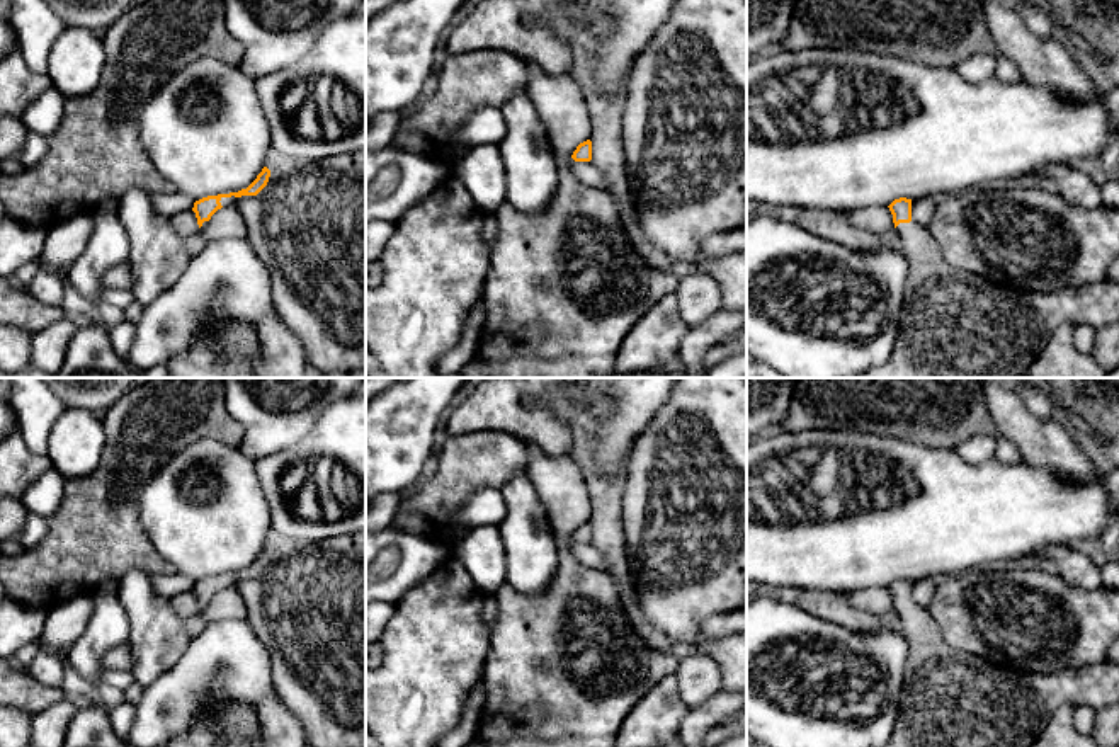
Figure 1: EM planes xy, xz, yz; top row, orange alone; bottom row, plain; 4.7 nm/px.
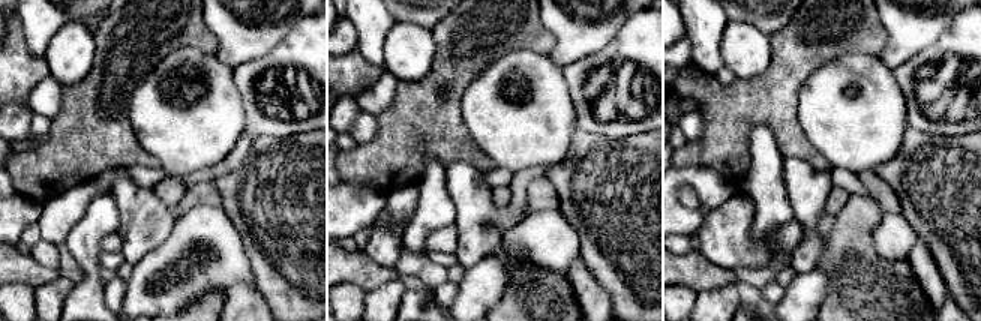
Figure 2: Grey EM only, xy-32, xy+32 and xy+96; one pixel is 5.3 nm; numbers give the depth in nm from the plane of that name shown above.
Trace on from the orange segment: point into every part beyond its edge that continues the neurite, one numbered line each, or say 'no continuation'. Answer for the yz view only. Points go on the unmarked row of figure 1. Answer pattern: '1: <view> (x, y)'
1: yz (949, 698)

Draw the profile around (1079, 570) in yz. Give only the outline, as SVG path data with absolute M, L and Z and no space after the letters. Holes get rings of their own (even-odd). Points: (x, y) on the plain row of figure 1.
M1048 546L1032 556L1041 565L1054 560L1066 584L1083 590L1095 590L1102 585L1099 565L1085 553L1073 548Z

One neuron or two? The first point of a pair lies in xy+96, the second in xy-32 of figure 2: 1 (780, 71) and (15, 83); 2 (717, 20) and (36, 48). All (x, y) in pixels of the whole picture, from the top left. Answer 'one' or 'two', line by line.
1: two
2: one

